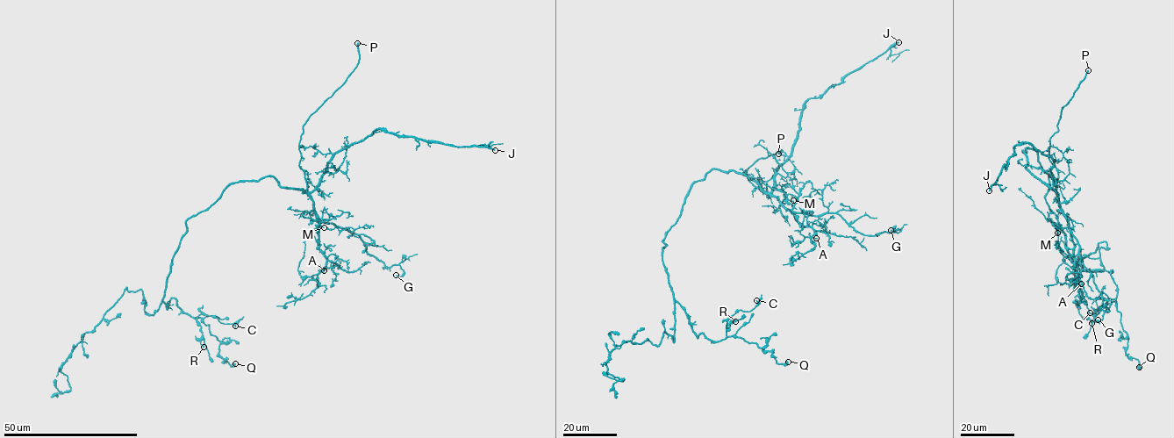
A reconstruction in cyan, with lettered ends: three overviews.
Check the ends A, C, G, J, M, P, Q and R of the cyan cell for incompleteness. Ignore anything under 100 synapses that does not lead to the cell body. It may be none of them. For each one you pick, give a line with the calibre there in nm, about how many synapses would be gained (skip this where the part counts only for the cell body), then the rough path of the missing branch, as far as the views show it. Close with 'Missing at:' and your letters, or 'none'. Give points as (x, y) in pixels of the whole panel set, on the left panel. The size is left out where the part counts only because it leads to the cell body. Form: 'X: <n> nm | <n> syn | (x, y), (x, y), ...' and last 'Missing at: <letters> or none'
J: 180 nm | 130 syn
P: 300 nm
Missing at: J, P

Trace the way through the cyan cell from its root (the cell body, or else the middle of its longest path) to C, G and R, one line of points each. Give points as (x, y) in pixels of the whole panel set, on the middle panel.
C: (676, 219), (662, 240), (662, 258), (675, 300), (697, 337), (724, 338), (727, 319), (752, 310), (756, 300)
G: (676, 219), (693, 183), (717, 168), (747, 174), (793, 211), (837, 213), (863, 234), (891, 230)
R: (676, 219), (662, 240), (662, 258), (692, 332), (719, 341), (735, 321)

